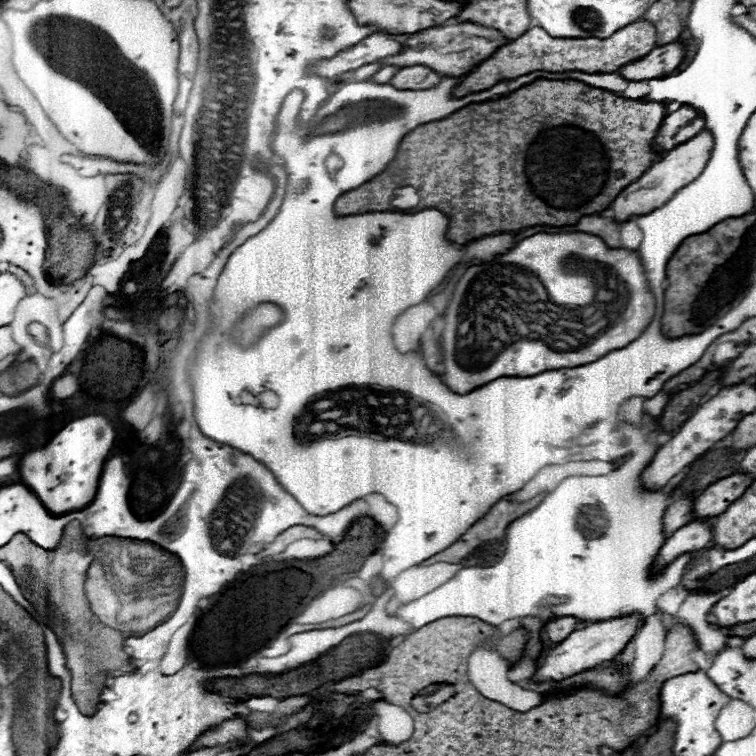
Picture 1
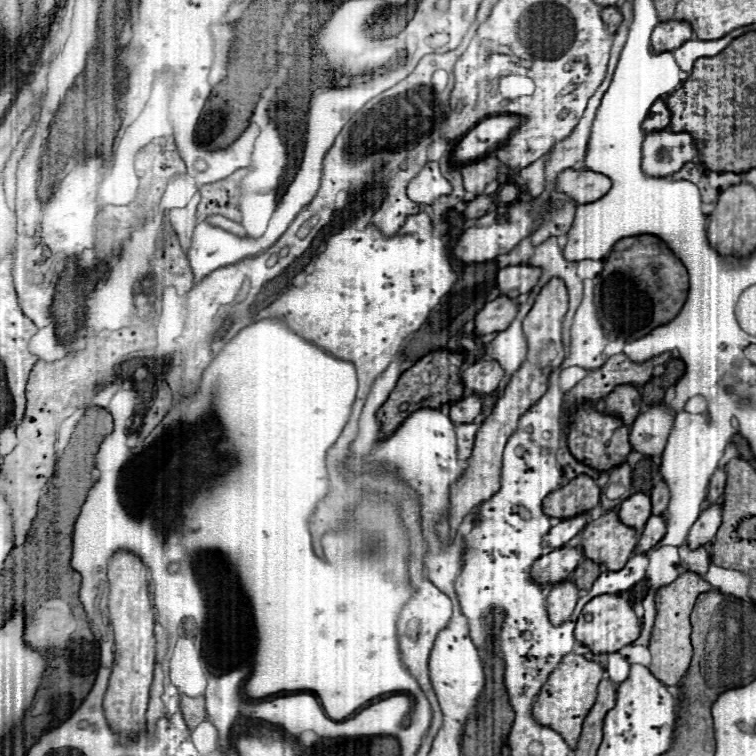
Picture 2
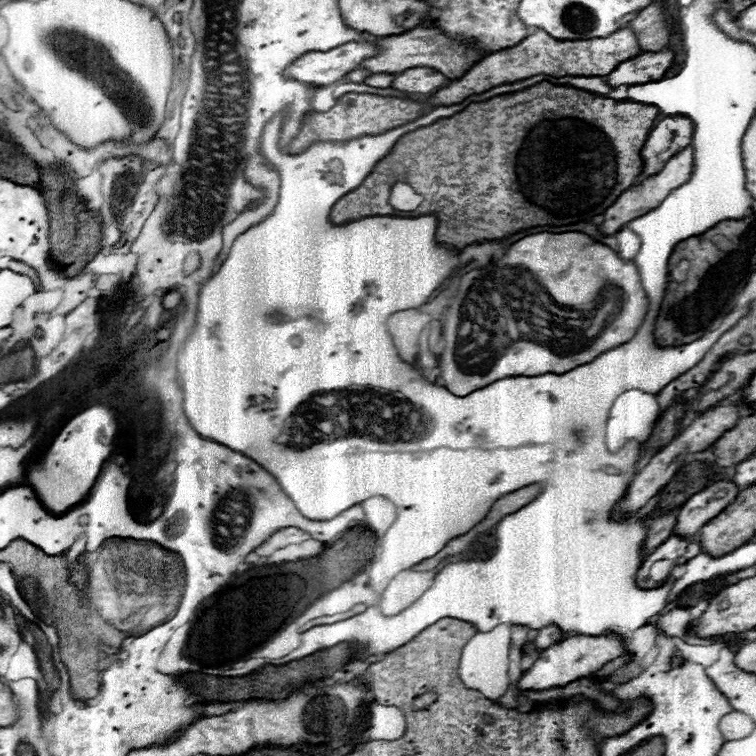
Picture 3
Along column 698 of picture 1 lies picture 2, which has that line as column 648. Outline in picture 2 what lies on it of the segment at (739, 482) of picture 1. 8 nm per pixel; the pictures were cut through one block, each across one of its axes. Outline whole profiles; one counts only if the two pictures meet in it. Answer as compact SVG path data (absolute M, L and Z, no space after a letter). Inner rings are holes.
M636 492L636 494L632 494L630 498L626 498L622 502L618 516L620 516L620 520L624 524L628 524L628 526L632 526L636 530L642 530L646 520L652 516L650 508L652 508L650 496L642 494L642 492Z

